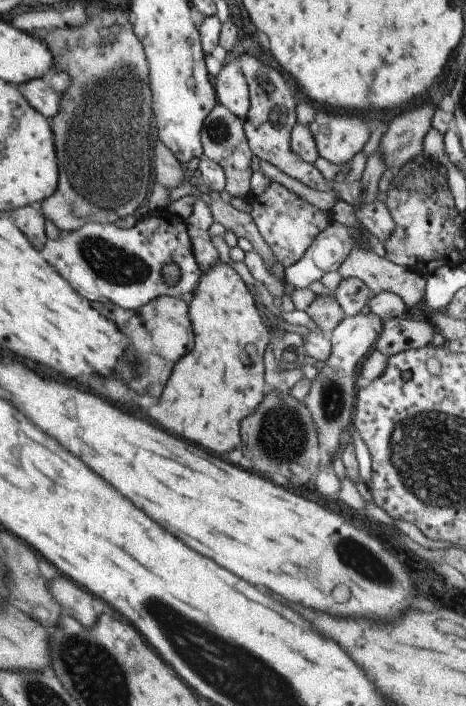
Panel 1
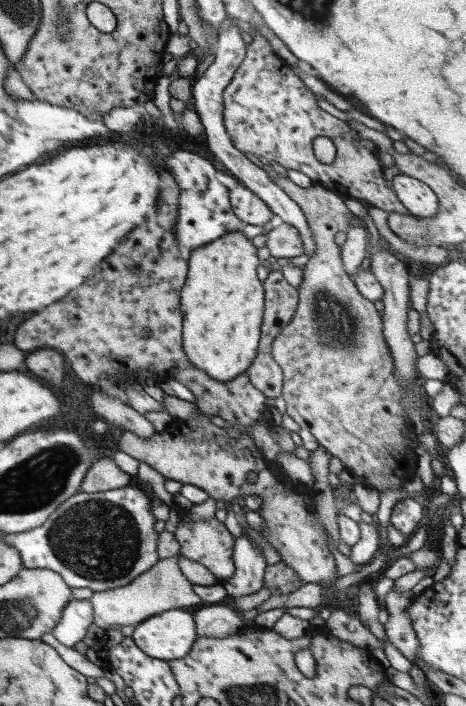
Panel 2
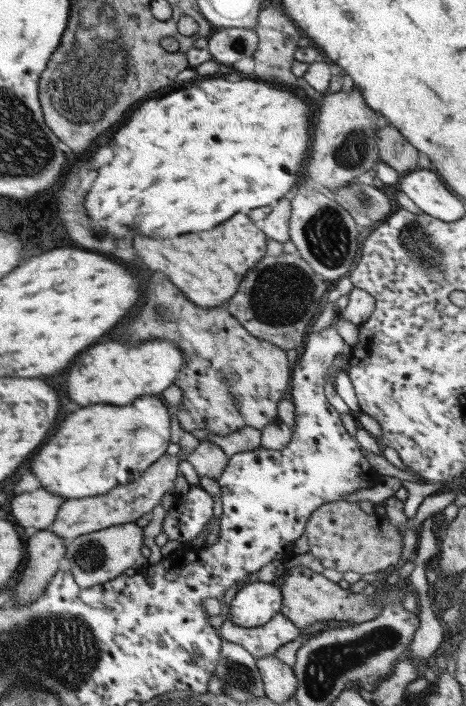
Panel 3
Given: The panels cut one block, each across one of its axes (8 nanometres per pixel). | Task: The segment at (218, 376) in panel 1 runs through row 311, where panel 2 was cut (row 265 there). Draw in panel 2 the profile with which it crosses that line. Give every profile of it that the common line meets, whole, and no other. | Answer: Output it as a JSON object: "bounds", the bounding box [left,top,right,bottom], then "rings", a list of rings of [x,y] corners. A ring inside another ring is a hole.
{"bounds":[181,230,265,382],"rings":[[[232,230],[228,235],[214,240],[211,244],[196,248],[189,260],[186,282],[181,292],[181,312],[183,315],[183,341],[186,358],[194,368],[200,368],[212,380],[228,382],[244,374],[256,358],[263,311],[265,310],[265,292],[263,282],[256,274],[256,268],[262,263],[258,260],[257,248],[240,230]]]}

